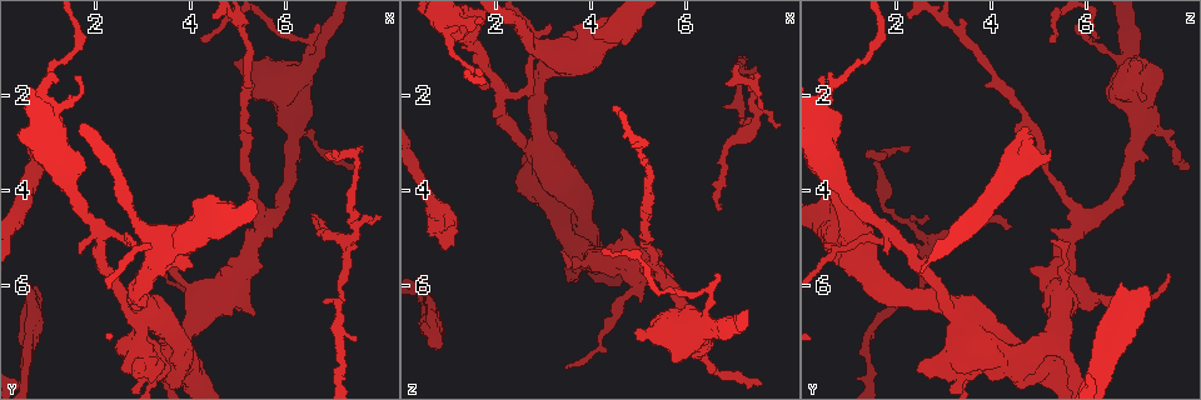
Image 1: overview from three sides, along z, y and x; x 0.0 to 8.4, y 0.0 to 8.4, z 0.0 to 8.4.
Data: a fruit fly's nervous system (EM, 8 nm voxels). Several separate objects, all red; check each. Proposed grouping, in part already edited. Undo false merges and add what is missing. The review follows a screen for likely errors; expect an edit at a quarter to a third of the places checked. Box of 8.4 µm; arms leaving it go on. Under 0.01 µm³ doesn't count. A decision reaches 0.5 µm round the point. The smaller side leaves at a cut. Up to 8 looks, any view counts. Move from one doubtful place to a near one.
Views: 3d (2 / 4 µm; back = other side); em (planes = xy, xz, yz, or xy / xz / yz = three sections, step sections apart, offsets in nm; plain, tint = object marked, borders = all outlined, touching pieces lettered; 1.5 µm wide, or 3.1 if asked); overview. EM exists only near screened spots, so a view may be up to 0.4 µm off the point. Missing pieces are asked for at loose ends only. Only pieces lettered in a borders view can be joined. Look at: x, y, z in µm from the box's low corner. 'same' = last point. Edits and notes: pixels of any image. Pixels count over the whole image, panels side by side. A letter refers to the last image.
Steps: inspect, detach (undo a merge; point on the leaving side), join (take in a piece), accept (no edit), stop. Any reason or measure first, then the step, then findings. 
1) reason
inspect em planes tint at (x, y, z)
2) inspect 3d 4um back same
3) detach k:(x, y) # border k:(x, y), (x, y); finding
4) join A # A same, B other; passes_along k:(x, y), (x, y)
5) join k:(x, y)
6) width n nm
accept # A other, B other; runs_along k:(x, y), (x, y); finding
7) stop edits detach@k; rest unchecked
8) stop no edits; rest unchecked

thick turns thin
inspect 3d 2um at (3.95, 6.00, 5.55)

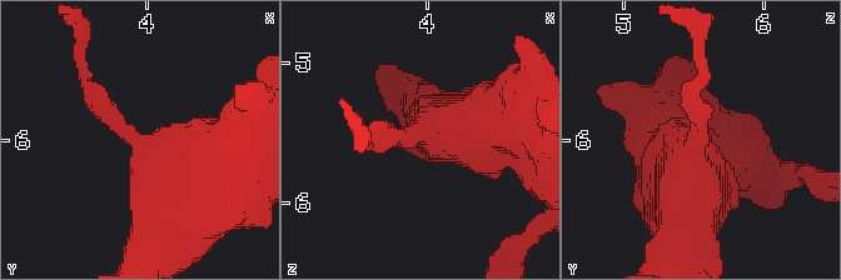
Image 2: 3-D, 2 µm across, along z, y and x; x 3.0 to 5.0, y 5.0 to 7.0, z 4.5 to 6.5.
inspect em planes plain at (3.94, 6.04, 5.50)

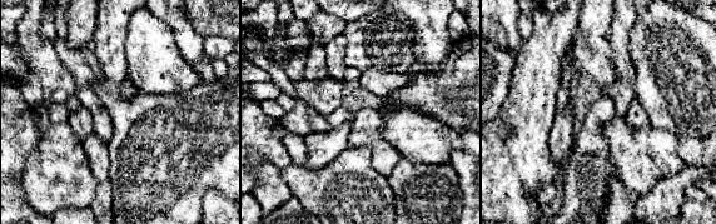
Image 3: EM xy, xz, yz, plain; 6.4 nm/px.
what lies round it
inspect em planes borders same

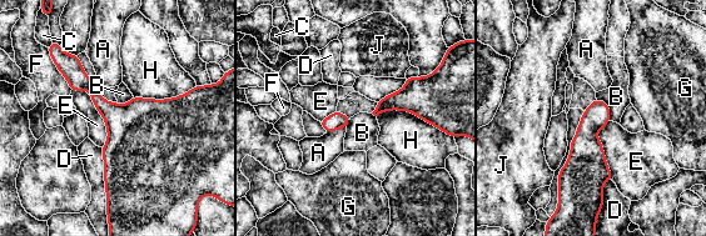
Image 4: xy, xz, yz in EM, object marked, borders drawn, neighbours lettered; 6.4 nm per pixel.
accept # A other, B other, C other, D other, E other, F other, G other, H other, J other; all the same neuron

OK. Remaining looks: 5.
branch point
inspect em planes borders at (7.25, 5.05, 2.70)

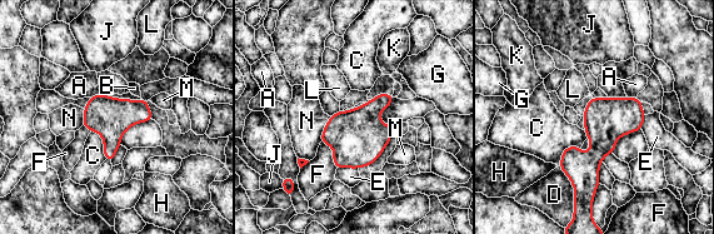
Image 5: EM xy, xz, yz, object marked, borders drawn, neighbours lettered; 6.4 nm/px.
width 260 nm
accept # A other, B other, C other, D other, E other, F other, G other, H other, J other, K other, L other, M other, N other; one neuron here

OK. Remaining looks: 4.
free end
inspect em xy step 8 borders at (7.10, 3.30, 1.40)

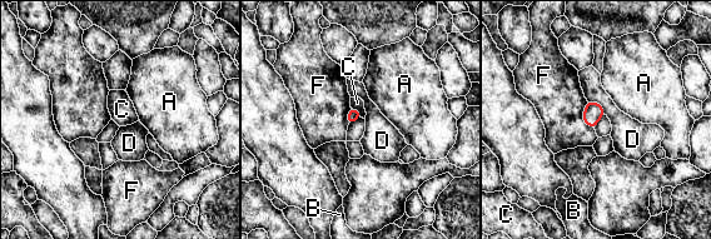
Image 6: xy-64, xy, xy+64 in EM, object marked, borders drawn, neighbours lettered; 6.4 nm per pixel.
width 70 nm
accept # A other, B other, C other, D other, F other; border 6:(587, 100), (596, 101), (605, 114); none of them fits

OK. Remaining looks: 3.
stop no edits; rest unchecked

